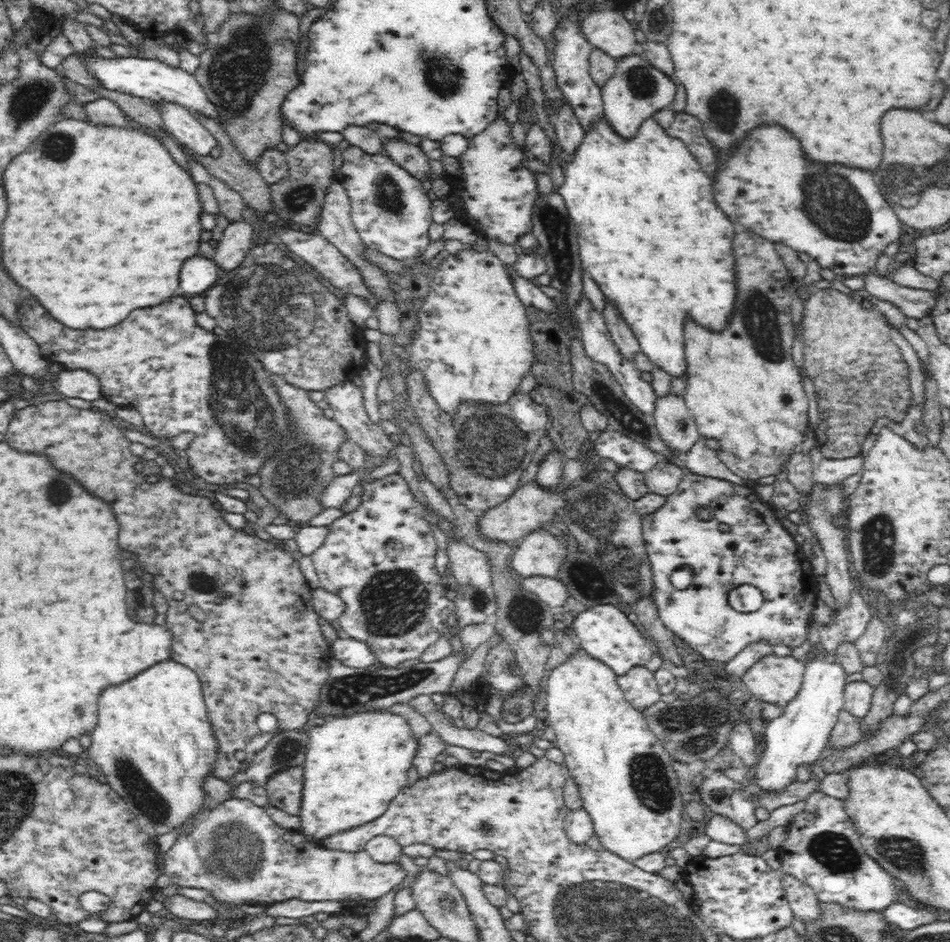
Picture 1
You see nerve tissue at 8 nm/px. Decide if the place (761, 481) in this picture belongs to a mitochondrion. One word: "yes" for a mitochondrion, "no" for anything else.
no

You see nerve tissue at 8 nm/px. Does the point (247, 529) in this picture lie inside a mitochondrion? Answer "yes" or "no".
no

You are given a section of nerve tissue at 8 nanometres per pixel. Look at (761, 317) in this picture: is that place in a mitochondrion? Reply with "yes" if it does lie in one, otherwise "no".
yes

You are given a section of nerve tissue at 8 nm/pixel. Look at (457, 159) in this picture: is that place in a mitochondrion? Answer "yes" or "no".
no

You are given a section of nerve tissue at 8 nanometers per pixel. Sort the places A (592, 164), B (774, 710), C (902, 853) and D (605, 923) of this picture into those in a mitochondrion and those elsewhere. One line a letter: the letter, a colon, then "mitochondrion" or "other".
A: other
B: other
C: mitochondrion
D: mitochondrion

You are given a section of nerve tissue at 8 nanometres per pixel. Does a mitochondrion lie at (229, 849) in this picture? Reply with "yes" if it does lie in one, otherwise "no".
yes

